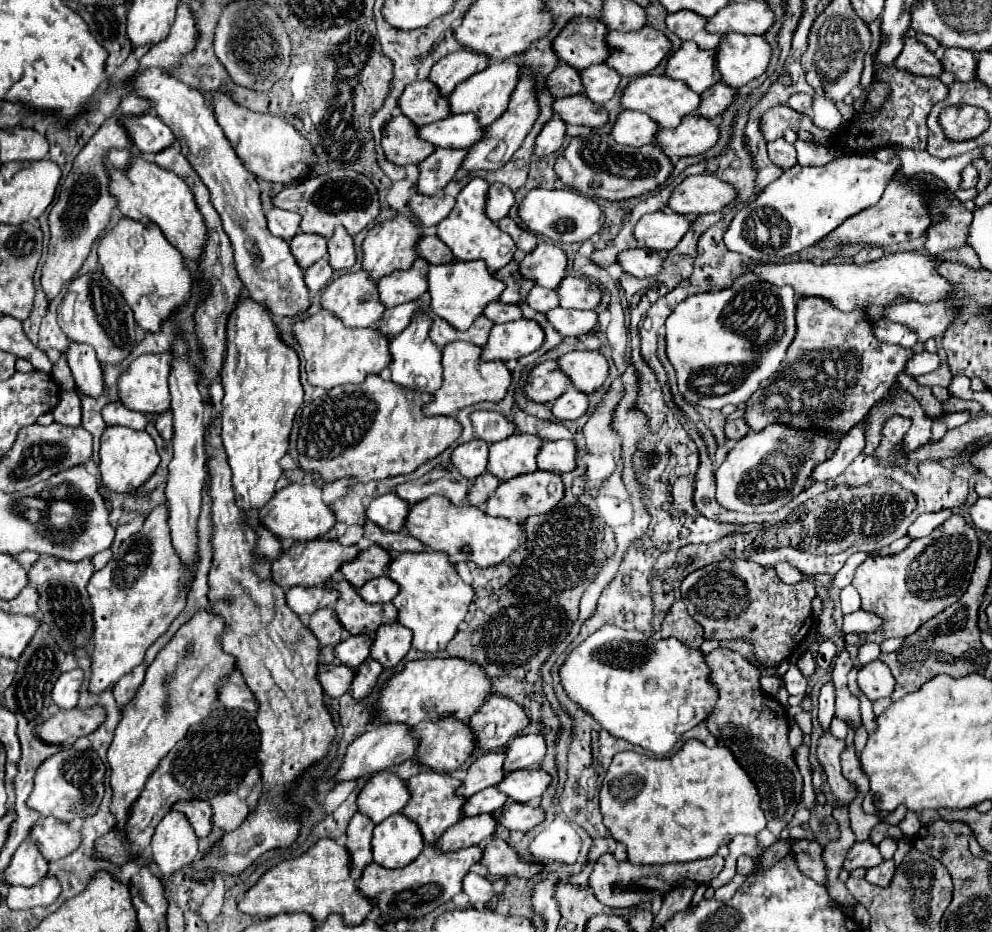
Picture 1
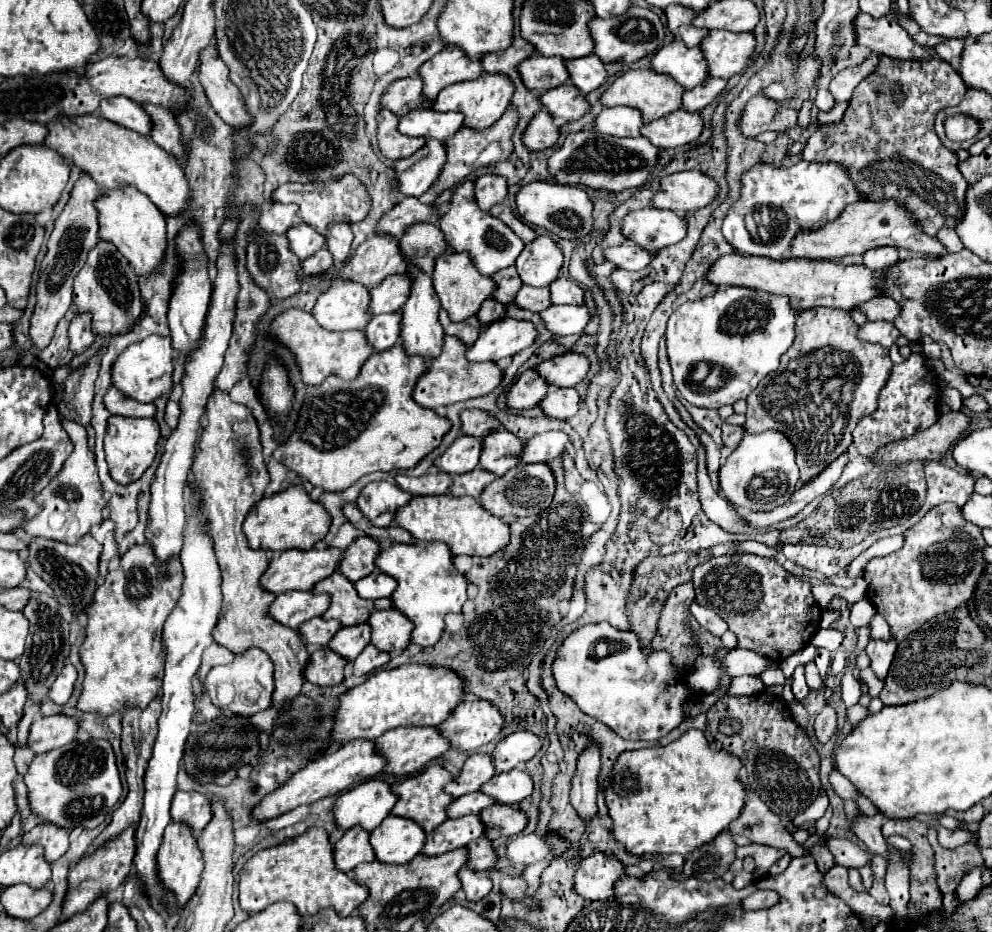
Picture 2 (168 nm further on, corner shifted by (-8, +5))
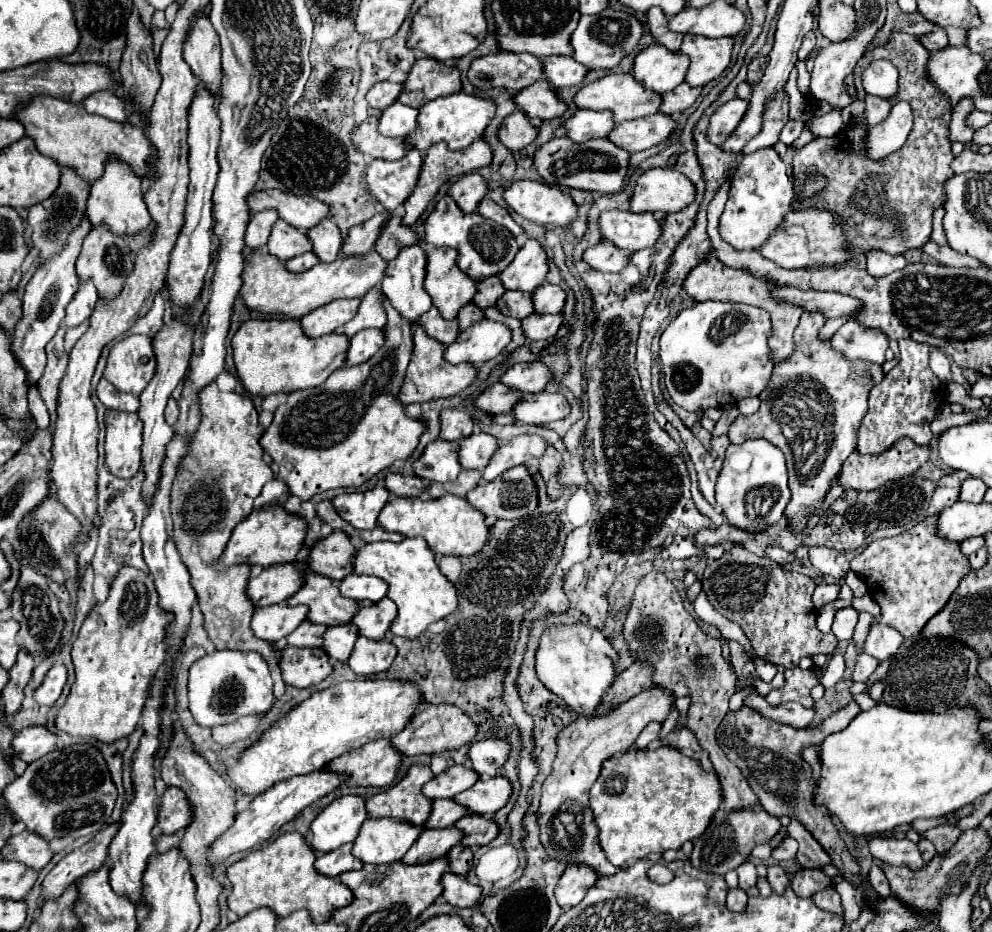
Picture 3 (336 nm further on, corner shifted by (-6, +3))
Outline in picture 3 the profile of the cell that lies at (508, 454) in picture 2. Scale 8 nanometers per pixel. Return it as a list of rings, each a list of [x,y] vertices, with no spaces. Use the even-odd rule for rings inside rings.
[[[478,432],[478,434],[470,434],[468,438],[464,438],[460,442],[458,448],[458,462],[462,464],[462,468],[470,468],[470,470],[484,470],[484,466],[488,464],[488,460],[492,458],[492,454],[498,450],[498,440],[490,434]]]

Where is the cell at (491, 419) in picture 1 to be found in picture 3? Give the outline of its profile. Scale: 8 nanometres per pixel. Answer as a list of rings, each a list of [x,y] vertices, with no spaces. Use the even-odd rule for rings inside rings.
[[[444,408],[440,412],[440,438],[450,442],[460,442],[468,434],[472,434],[474,422],[468,412],[458,408]]]

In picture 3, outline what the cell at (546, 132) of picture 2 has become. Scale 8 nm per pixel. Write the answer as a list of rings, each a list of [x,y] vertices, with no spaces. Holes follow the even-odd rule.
[[[520,110],[508,114],[498,128],[498,140],[512,152],[524,150],[528,144],[536,140],[536,136],[538,136],[538,128],[532,126],[528,118],[520,114]]]

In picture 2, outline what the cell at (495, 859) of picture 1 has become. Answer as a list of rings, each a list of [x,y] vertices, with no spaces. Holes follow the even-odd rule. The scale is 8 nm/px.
[[[482,836],[480,840],[474,840],[468,844],[468,852],[470,852],[470,860],[468,866],[476,872],[488,872],[496,866],[498,856],[492,848],[492,840],[488,840],[486,836]]]

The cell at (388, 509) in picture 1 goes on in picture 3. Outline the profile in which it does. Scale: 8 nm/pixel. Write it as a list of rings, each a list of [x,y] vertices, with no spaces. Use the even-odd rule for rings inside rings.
[[[374,486],[366,492],[344,492],[332,500],[334,510],[354,528],[372,530],[378,524],[378,514],[388,502],[388,490]]]

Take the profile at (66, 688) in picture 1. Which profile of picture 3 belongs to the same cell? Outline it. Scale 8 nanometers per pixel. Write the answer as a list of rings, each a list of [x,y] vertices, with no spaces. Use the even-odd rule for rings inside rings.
[[[58,662],[48,670],[42,684],[34,690],[34,700],[38,704],[52,706],[58,700],[58,696],[62,694],[64,684],[66,684],[66,668],[64,668],[64,664]]]

